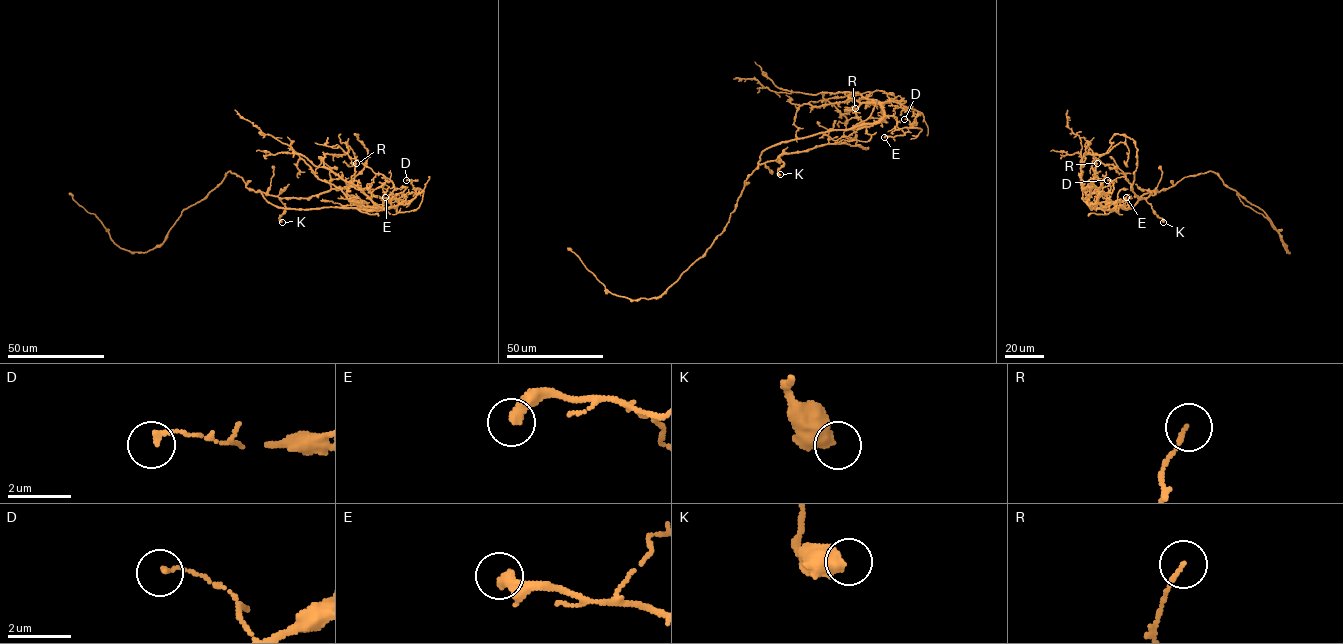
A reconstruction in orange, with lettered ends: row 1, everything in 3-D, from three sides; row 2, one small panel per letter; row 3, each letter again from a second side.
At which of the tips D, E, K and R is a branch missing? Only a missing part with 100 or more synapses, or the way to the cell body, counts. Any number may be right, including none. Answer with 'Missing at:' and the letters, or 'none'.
Missing at: none

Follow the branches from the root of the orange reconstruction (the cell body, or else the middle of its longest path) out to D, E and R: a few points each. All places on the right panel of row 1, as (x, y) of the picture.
D: (1149, 191), (1128, 209), (1091, 209), (1099, 194), (1113, 189), (1113, 182), (1107, 180)
E: (1149, 191), (1129, 209), (1104, 209), (1107, 204), (1126, 197)
R: (1149, 191), (1128, 209), (1091, 208), (1098, 202), (1101, 186), (1095, 174), (1097, 163)

